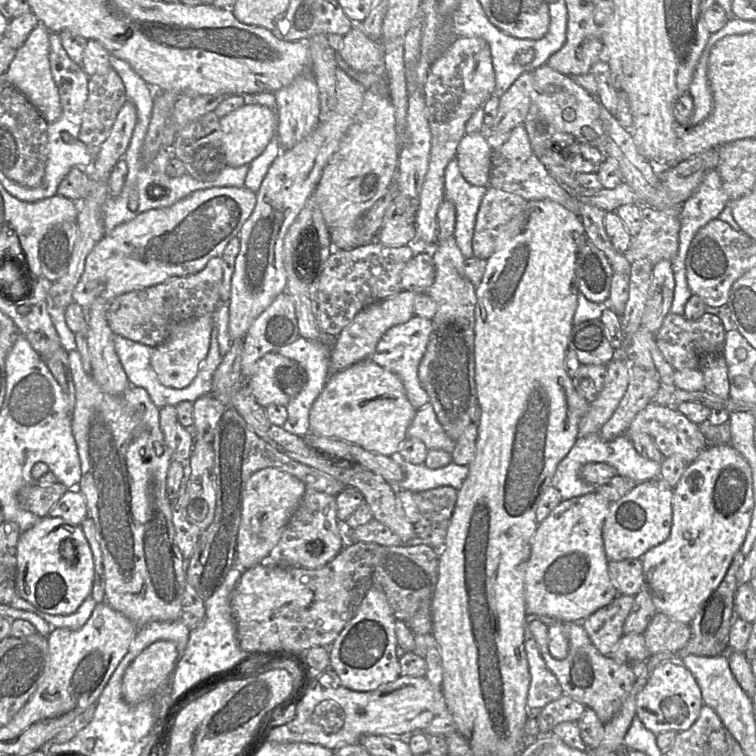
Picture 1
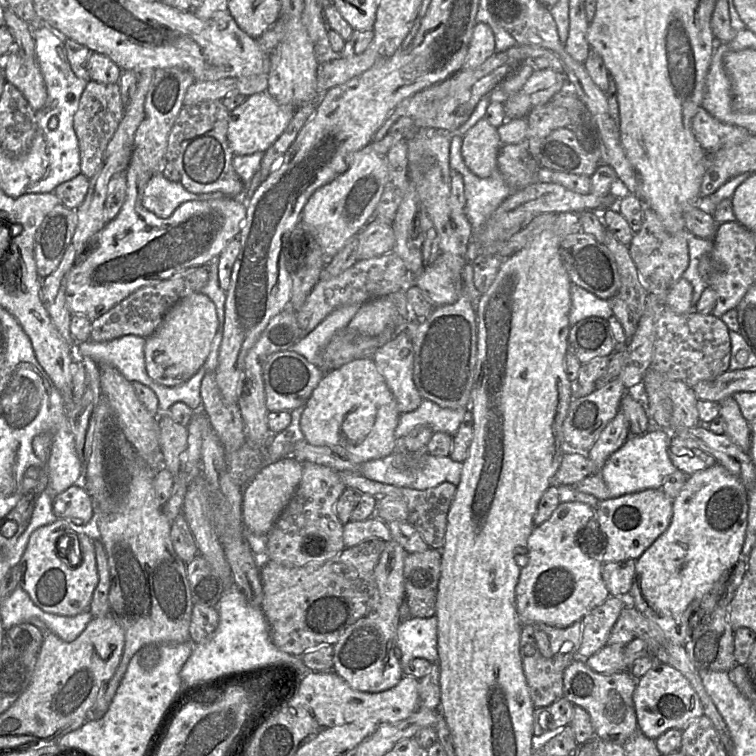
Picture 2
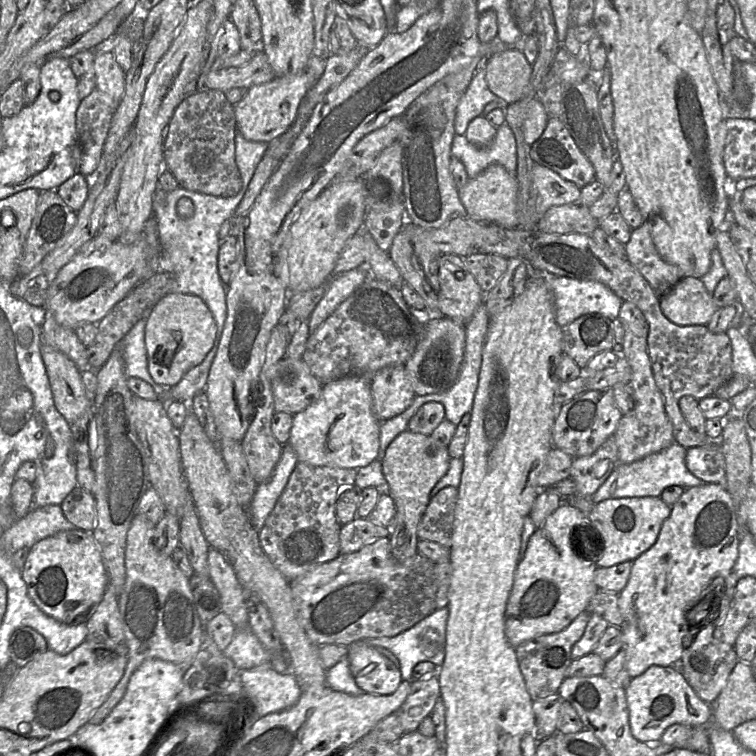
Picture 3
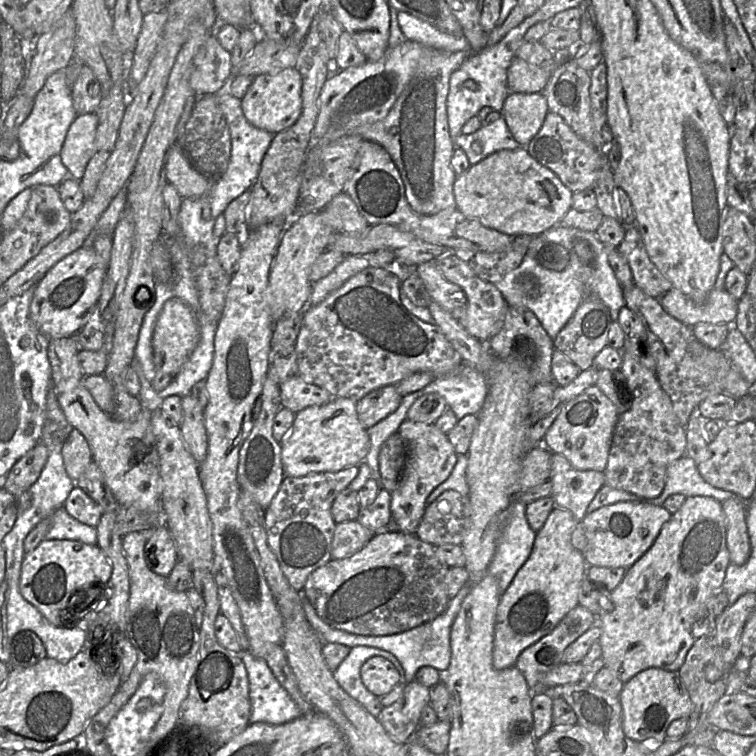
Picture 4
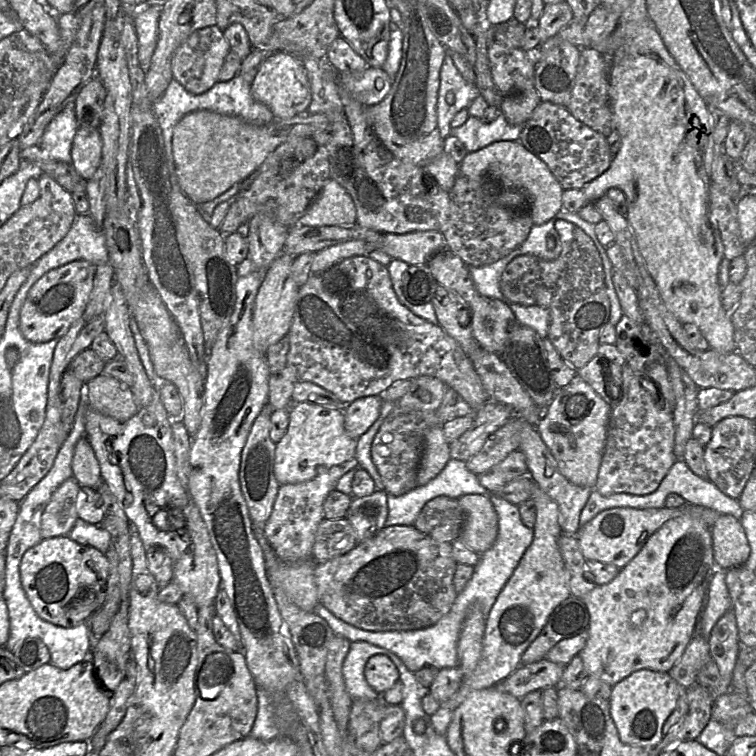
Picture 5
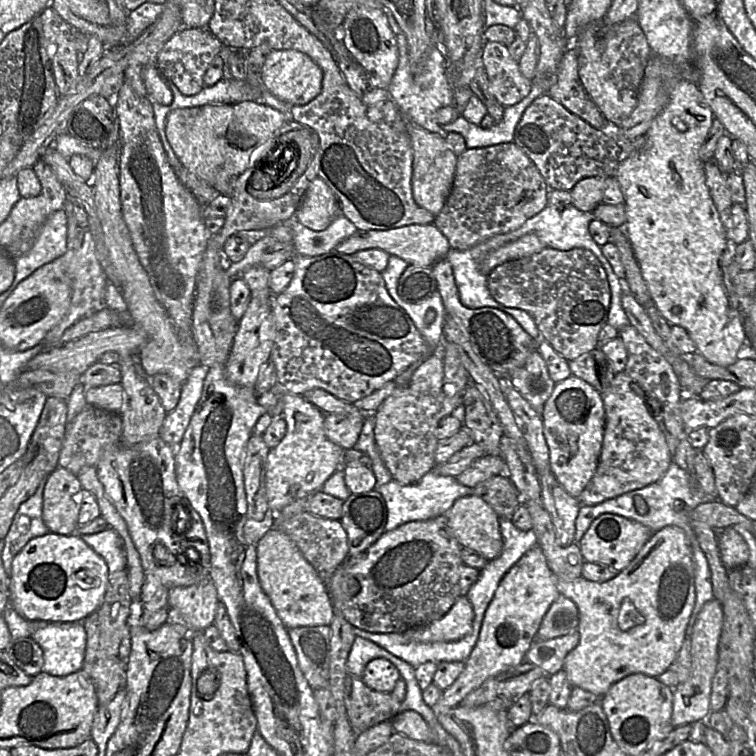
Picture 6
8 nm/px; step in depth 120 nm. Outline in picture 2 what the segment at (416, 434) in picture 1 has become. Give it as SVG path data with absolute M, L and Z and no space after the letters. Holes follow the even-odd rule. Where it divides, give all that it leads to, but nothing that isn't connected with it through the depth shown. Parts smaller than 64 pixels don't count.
M423 399L417 409L400 415L395 437L399 442L418 425L429 426L434 433L445 432L454 436L467 410L442 408L430 400Z

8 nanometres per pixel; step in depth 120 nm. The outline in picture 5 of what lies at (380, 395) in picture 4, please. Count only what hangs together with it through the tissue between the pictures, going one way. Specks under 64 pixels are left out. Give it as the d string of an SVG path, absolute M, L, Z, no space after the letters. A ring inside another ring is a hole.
M368 396L343 407L344 427L347 434L358 439L378 419L383 401L379 396Z

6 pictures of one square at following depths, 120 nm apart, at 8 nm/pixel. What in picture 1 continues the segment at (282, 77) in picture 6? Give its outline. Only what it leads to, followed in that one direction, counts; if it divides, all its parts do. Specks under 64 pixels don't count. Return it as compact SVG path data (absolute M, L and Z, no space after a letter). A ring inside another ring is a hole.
M246 105L220 119L221 141L226 164L239 167L250 164L267 147L277 134L278 119L274 111L266 106Z

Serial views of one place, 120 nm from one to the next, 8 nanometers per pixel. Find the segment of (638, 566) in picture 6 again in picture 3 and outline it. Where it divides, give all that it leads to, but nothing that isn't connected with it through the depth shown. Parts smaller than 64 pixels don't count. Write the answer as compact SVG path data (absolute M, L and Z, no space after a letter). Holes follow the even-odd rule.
M704 483L700 486L685 489L684 493L681 495L678 501L671 507L671 514L662 524L655 544L632 562L628 582L625 588L618 594L618 607L623 616L623 625L619 628L622 632L623 650L625 651L626 655L627 670L631 678L635 678L641 675L652 665L678 666L683 652L691 645L694 637L699 633L699 629L696 629L693 624L693 617L697 615L696 613L698 613L693 612L693 603L696 599L698 599L703 590L707 590L709 588L710 589L708 591L708 596L705 602L710 598L715 599L716 596L718 596L717 593L712 595L716 590L712 590L711 587L714 584L716 586L718 584L714 582L714 578L718 577L716 574L721 571L732 570L738 558L739 544L739 525L737 521L736 510L733 500L725 487L716 483Z

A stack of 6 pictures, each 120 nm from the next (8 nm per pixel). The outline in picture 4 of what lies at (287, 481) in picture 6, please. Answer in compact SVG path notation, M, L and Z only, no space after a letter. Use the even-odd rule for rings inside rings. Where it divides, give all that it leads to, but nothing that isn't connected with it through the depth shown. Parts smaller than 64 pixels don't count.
M332 397L327 404L310 406L295 414L290 432L281 443L285 477L337 472L364 462L370 440L367 429L358 419L356 404L350 398Z

